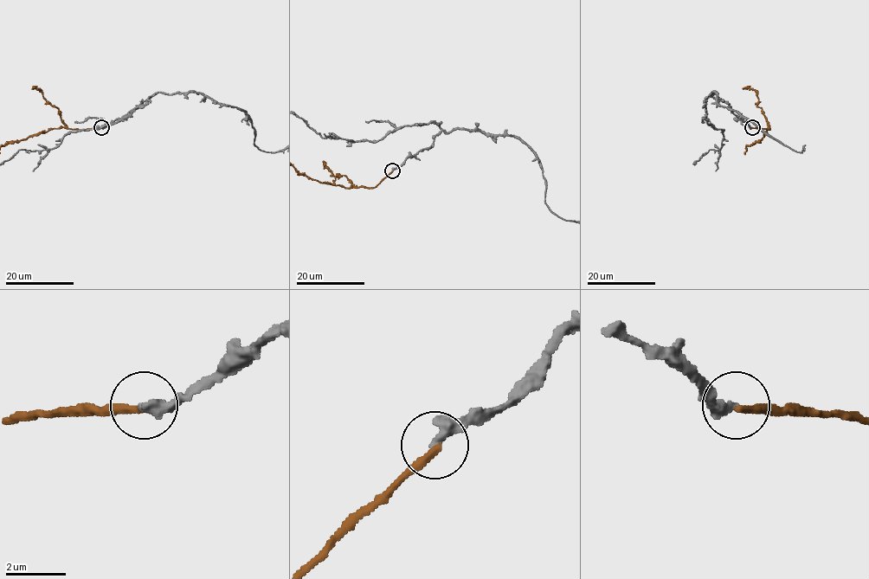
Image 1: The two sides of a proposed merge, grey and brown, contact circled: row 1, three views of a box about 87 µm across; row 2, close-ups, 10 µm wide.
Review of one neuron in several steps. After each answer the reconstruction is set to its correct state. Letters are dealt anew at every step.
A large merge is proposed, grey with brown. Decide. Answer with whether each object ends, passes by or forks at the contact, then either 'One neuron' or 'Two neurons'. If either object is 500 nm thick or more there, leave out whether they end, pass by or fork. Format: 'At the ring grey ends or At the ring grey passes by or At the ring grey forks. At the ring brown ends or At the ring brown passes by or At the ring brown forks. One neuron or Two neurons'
At the ring grey ends. At the ring brown ends. One neuron

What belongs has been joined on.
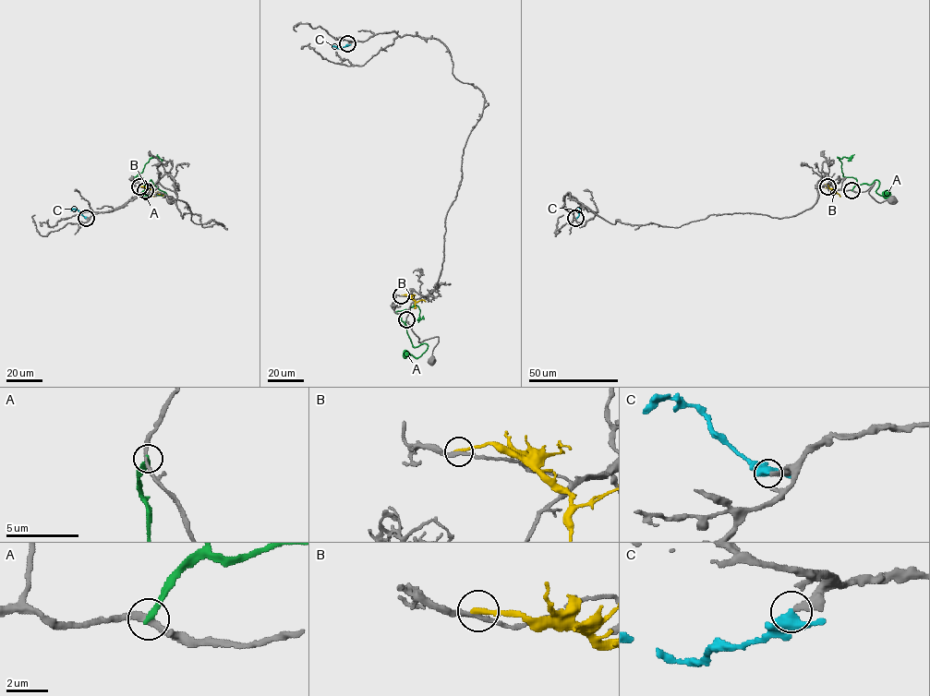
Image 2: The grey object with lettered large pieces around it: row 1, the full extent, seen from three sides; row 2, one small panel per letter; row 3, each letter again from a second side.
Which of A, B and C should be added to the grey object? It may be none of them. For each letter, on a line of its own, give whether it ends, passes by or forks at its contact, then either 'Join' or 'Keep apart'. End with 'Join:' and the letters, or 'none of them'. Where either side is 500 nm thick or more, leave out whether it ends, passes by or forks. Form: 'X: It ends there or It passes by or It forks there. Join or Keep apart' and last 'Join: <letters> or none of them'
A: It ends there. Keep apart
B: It ends there. Keep apart
C: It passes by. Keep apart
Join: none of them

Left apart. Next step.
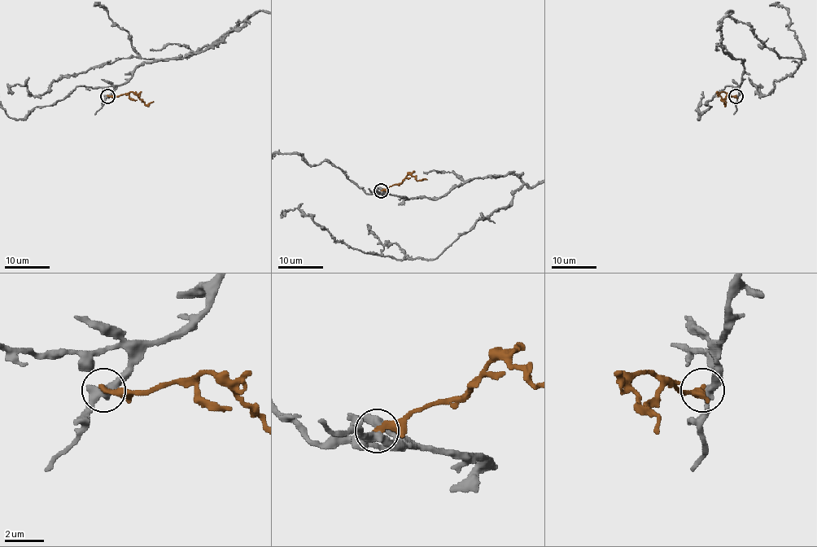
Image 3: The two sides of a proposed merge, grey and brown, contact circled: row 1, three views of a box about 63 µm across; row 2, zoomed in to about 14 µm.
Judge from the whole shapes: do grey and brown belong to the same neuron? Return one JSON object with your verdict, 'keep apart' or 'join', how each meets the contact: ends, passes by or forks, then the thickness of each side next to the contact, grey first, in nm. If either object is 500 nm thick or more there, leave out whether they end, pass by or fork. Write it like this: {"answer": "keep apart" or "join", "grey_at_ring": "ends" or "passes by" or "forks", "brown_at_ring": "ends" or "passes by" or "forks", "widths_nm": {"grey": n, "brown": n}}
{"answer": "keep apart", "grey_at_ring": "passes by", "brown_at_ring": "ends", "widths_nm": {"grey": 440, "brown": 320}}

